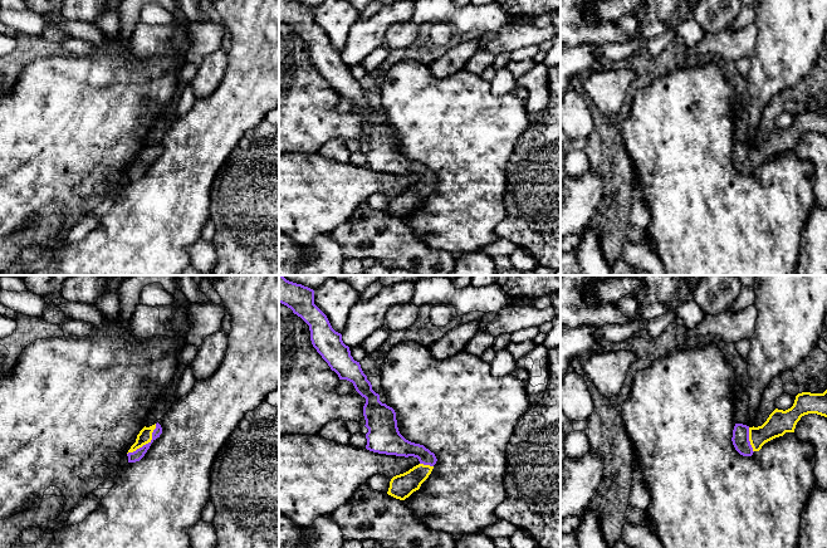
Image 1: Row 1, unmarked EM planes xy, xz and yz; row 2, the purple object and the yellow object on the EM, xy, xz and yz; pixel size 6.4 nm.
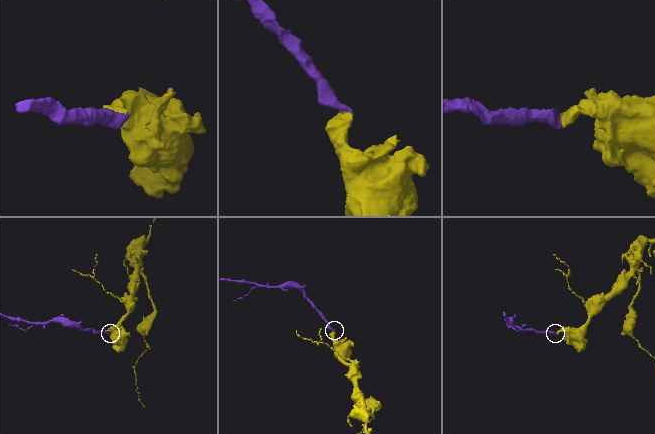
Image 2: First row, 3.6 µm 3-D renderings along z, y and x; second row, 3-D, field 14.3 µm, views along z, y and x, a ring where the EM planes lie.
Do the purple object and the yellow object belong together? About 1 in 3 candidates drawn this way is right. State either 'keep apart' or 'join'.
join

